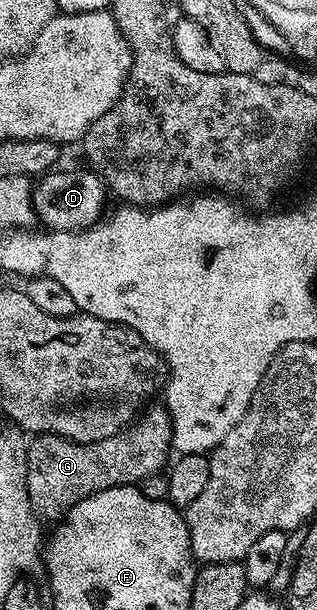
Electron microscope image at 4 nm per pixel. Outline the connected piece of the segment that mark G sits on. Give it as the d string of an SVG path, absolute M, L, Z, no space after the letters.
M162 405L144 409L126 430L100 442L70 442L56 434L32 437L27 448L31 507L40 519L58 523L72 506L91 494L114 486L134 486L156 477L158 470L168 465L172 454L171 417Z

